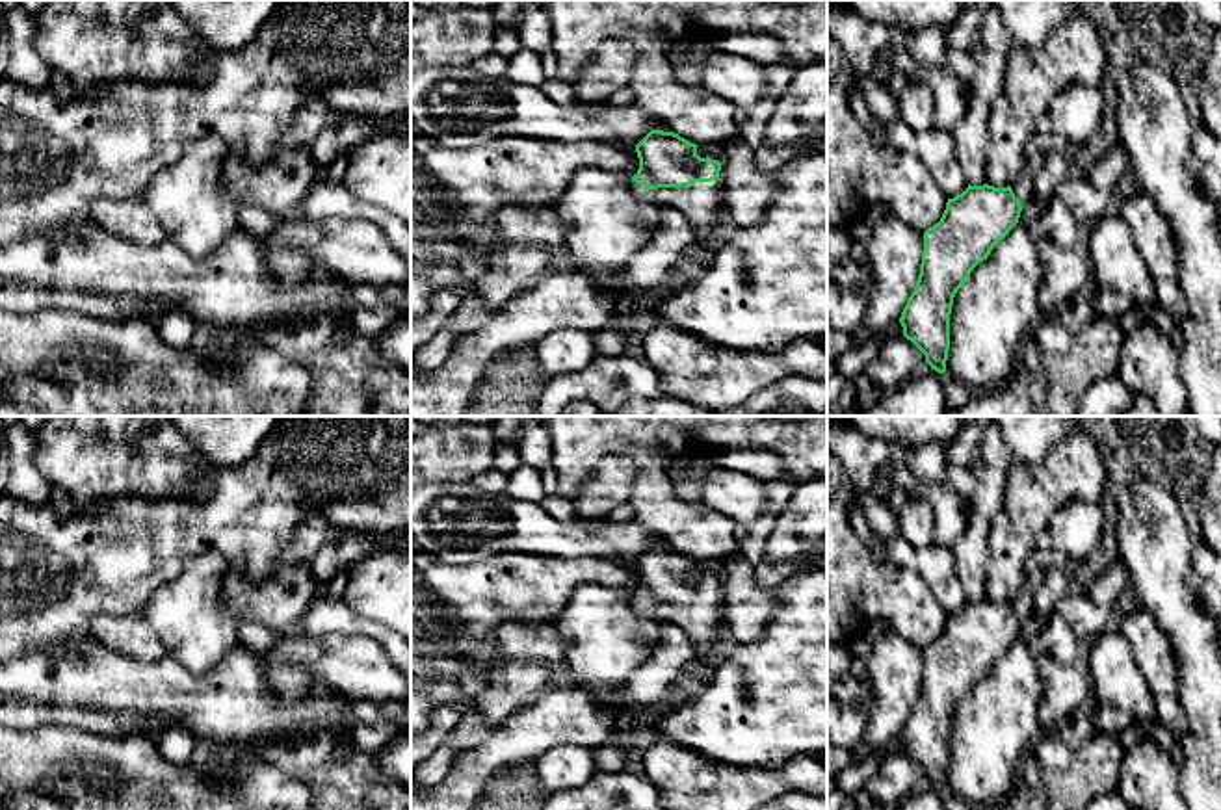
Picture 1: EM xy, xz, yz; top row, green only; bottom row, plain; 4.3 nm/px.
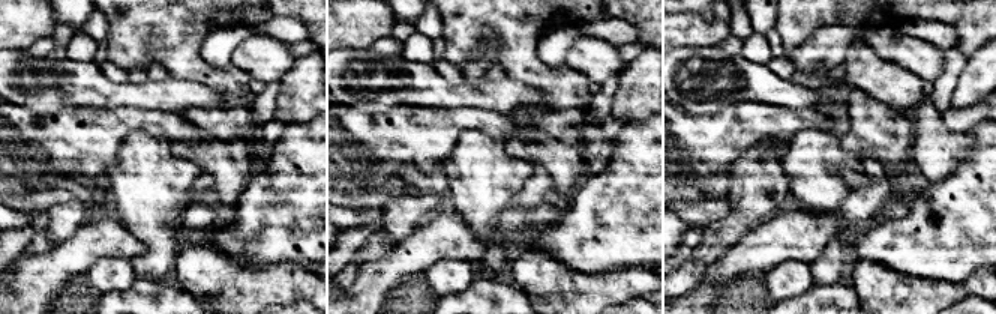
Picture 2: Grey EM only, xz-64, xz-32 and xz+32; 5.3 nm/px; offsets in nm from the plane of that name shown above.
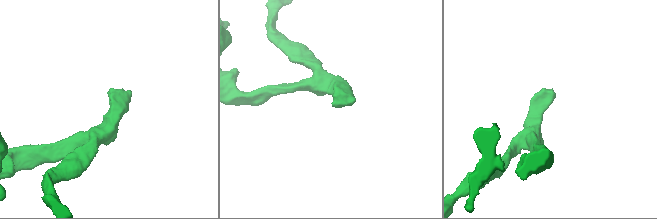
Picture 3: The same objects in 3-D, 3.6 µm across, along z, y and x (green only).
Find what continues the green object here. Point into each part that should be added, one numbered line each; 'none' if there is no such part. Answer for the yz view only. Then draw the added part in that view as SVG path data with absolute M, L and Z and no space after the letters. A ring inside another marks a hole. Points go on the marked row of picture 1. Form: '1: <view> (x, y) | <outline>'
1: yz (1023, 188) | M1039 132L1028 149L1028 158L1020 175L1011 186L1020 204L1026 206L1031 201L1033 180L1037 171L1043 167L1043 158L1046 152L1076 154L1076 150L1078 150L1078 145L1074 145L1063 136Z

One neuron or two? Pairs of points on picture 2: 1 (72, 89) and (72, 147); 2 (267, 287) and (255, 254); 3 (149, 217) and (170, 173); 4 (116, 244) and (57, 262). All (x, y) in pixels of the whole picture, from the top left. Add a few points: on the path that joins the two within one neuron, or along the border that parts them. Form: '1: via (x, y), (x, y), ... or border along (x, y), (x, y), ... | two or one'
1: border along (107, 108), (59, 108), (56, 111) | two
2: border along (225, 256), (245, 265), (296, 265) | two
3: via (149, 206), (149, 194), (159, 184) | one
4: via (101, 244), (87, 244), (72, 257) | one

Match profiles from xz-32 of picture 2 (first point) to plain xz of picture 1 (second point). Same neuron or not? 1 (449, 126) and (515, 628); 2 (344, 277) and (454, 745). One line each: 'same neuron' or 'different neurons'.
1: different neurons
2: same neuron

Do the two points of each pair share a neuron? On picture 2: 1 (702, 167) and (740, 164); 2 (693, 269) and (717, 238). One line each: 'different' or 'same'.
1: different
2: same

